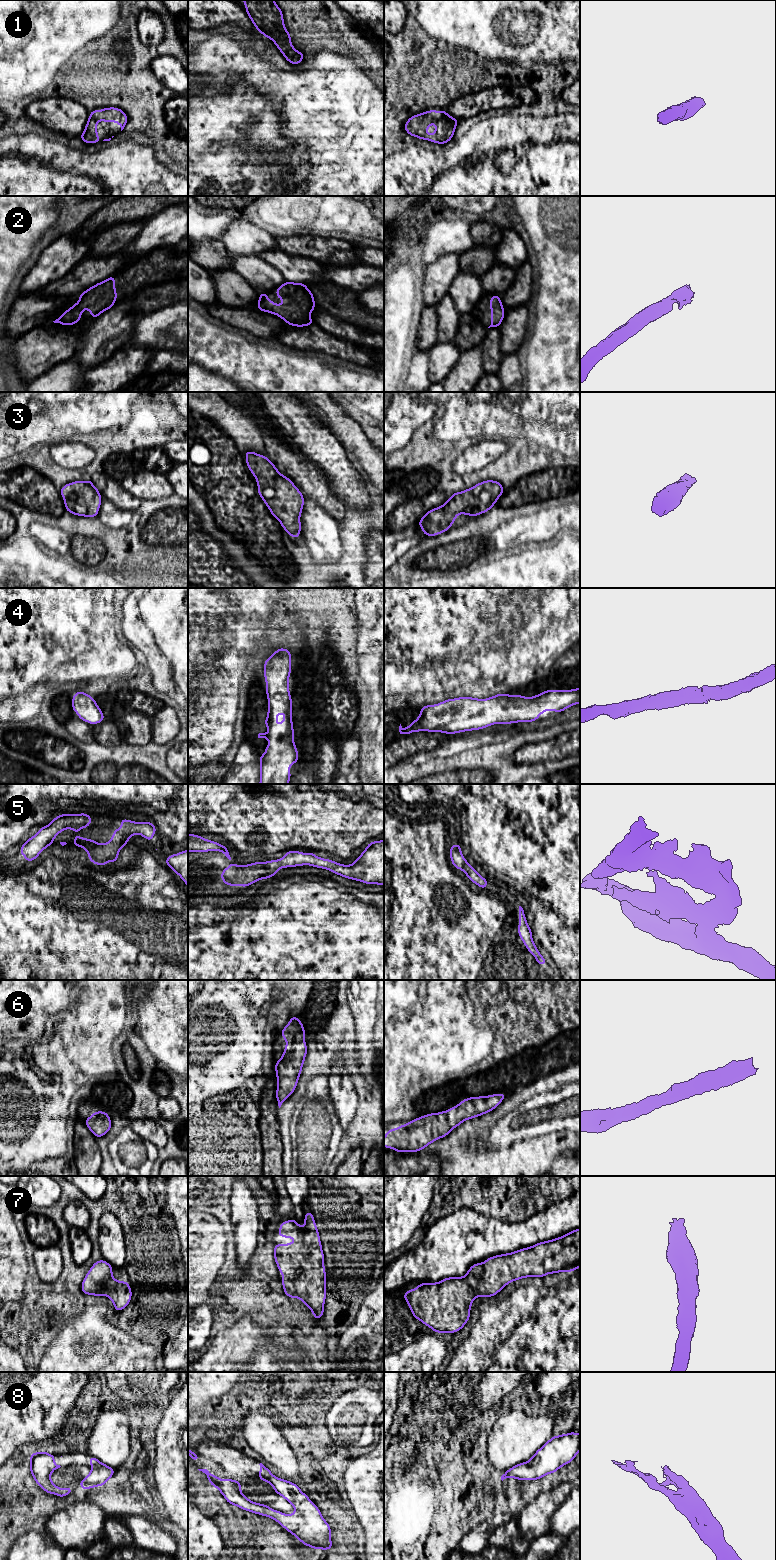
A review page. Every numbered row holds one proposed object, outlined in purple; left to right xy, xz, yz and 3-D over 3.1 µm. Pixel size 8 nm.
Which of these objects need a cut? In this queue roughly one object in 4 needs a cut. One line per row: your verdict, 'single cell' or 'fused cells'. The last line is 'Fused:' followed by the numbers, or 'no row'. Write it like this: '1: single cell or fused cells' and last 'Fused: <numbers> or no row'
1: single cell
2: single cell
3: single cell
4: single cell
5: single cell
6: single cell
7: single cell
8: single cell
Fused: no row

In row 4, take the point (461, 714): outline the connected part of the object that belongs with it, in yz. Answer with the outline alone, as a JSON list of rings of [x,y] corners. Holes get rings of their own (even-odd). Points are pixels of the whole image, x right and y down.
[[[580,688],[572,690],[545,690],[534,697],[499,693],[490,698],[458,697],[446,699],[435,705],[420,708],[420,715],[405,729],[399,726],[400,734],[427,731],[456,734],[465,731],[480,730],[493,724],[512,724],[518,722],[535,722],[544,711],[560,713],[567,708],[580,704]]]

